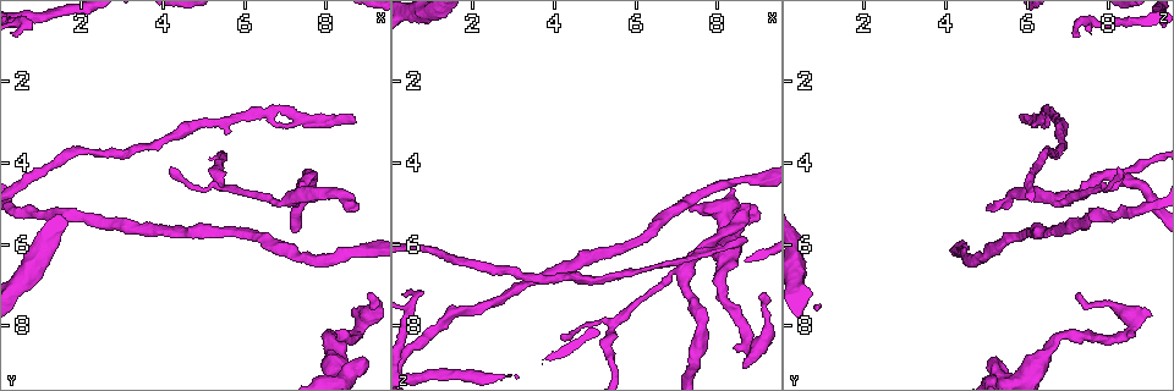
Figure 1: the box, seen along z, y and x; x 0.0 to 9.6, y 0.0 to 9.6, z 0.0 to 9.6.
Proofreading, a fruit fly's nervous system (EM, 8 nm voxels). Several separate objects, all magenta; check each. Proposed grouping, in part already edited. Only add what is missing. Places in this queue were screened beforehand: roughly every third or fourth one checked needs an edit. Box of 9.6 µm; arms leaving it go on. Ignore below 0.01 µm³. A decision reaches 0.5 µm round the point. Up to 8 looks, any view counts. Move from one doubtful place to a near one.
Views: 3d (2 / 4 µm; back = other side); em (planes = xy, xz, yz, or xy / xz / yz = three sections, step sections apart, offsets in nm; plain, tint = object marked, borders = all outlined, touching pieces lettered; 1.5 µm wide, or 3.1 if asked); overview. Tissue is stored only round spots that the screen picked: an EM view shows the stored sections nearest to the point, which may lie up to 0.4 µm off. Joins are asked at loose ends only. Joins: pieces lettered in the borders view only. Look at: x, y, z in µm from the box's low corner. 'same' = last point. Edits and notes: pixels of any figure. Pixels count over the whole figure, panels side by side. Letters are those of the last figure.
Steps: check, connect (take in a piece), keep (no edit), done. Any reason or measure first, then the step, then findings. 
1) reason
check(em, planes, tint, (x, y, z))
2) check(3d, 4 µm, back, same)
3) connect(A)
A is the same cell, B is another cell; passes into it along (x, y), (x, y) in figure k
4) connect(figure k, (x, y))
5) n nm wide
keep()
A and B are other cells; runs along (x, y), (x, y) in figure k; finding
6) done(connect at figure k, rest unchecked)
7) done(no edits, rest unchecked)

an open end
check(em, planes, borders, (8.65, 7.60, 9.00))

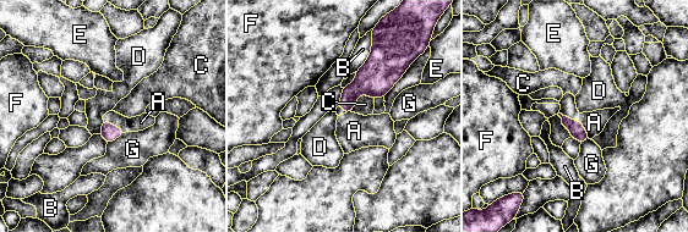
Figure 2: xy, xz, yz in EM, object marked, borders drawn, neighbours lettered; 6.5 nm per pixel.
100 nm wide
connect(figure 2, (141, 122))
A is the same cell, B, C, D, E, F and G are other cells; passes into it along (109, 132), (113, 125), (141, 122) in figure 2; the cell continues

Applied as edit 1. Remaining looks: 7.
thin end
check(em, yz, step 8, borders, (8.75, 2.90, 5.80))

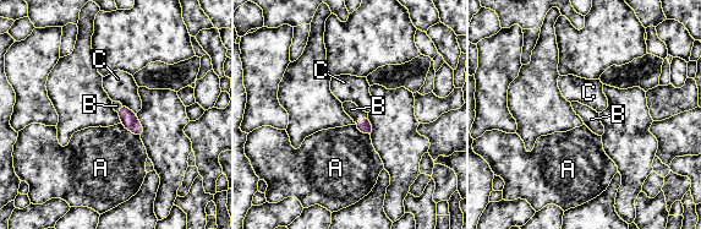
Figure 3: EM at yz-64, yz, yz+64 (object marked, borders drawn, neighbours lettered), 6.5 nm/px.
another direction
check(em, planes, borders, same)

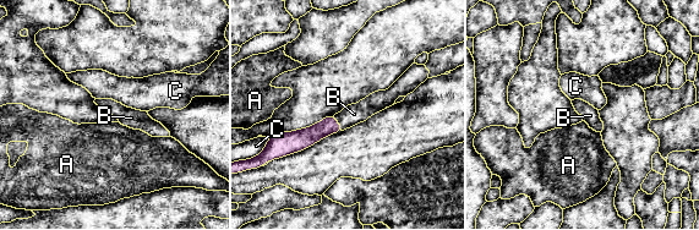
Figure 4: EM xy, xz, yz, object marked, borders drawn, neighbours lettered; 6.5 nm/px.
connect(figure 4, (354, 114))
B is the same cell, A and C are other cells; the cell continues

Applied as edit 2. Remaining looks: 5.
check(overview)

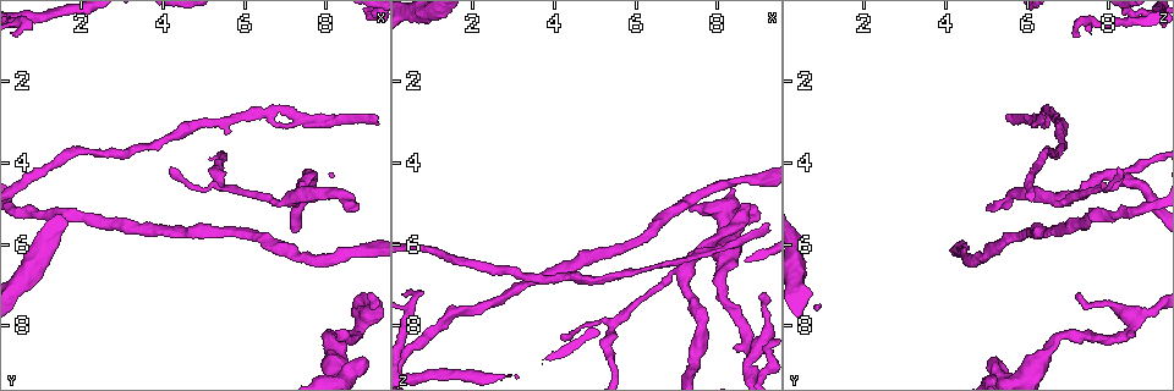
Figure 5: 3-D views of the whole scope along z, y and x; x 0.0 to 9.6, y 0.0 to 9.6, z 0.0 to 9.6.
free end
check(3d, 2 µm, (8.80, 5.10, 5.00))

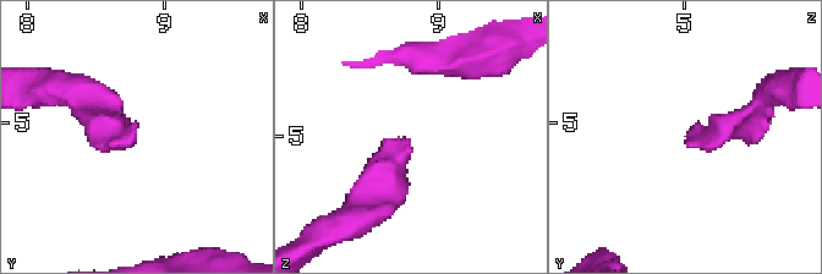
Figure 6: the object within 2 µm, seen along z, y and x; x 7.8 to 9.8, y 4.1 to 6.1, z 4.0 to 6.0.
shape alone is not enough
check(em, xz, step 4, tint, (8.80, 5.06, 5.00))

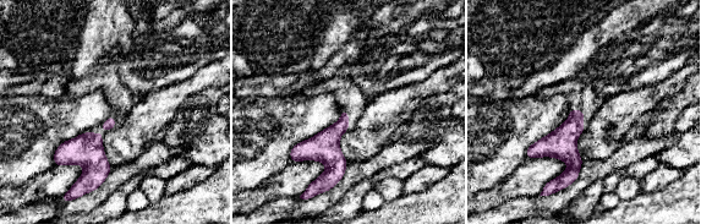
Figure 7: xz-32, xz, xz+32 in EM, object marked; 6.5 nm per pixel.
see the neighbours
check(em, xz, step 4, borders, same)

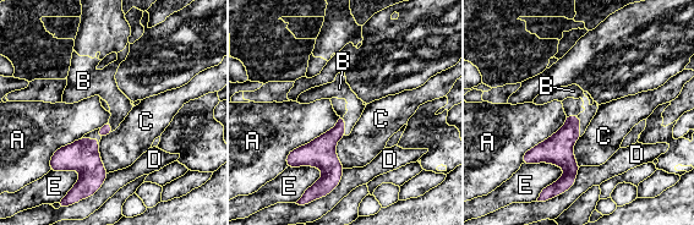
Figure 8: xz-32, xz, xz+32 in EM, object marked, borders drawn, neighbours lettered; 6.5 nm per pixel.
A touches over 480 nm
connect(figure 8, (573, 91))
B is the same cell, A, C, D and E are other cells; it goes on there

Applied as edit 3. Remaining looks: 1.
done(connect at figure 2, connect at figure 4, connect at figure 8, rest unchecked)

